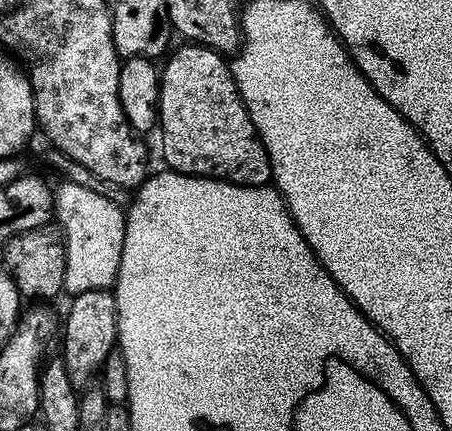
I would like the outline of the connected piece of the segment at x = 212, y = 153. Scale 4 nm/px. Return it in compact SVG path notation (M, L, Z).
M191 42L169 55L159 69L160 103L158 105L158 132L164 143L164 160L173 172L187 176L209 176L211 180L225 180L242 186L265 186L271 181L271 164L266 150L260 145L254 122L242 102L232 77L229 61L212 48Z

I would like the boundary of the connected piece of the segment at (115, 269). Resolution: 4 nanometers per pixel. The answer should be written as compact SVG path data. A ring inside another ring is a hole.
M64 180L54 188L54 220L64 234L66 274L64 292L77 296L86 290L111 289L120 273L126 212L108 197Z

